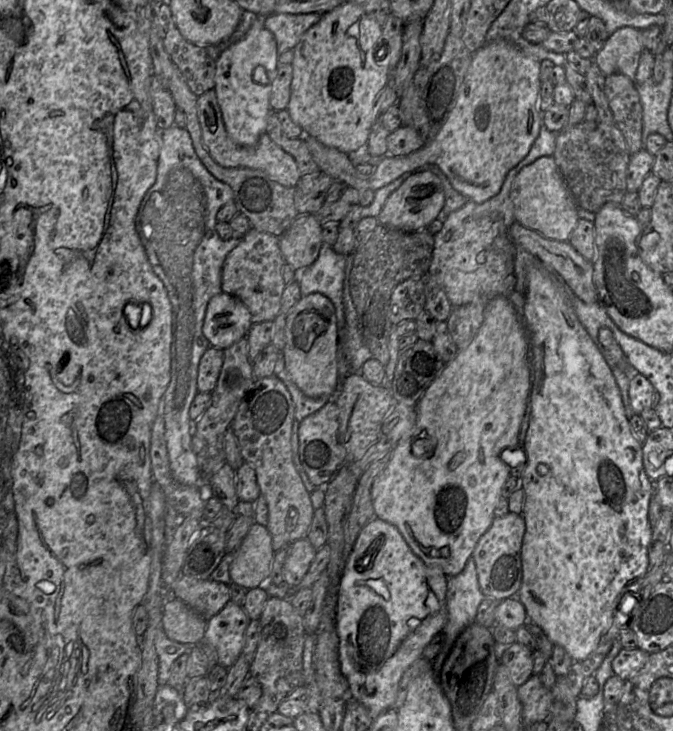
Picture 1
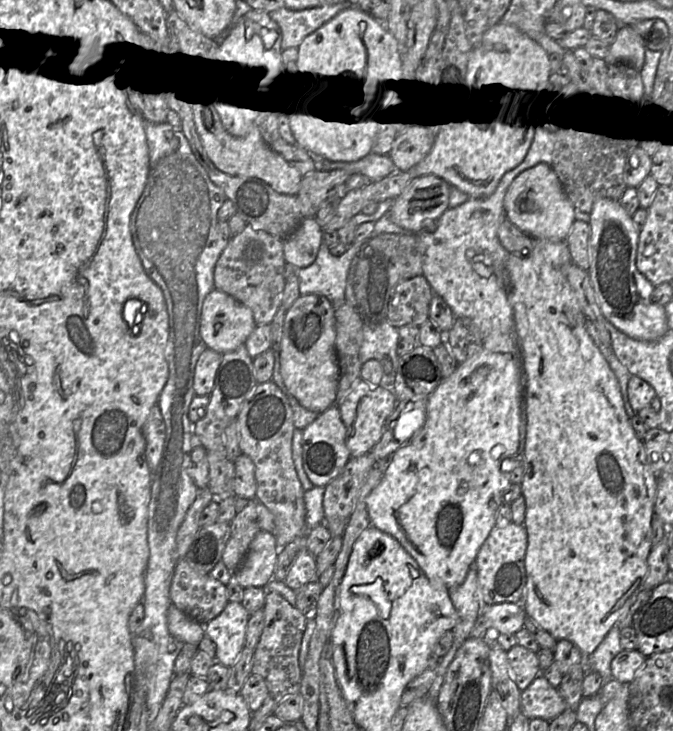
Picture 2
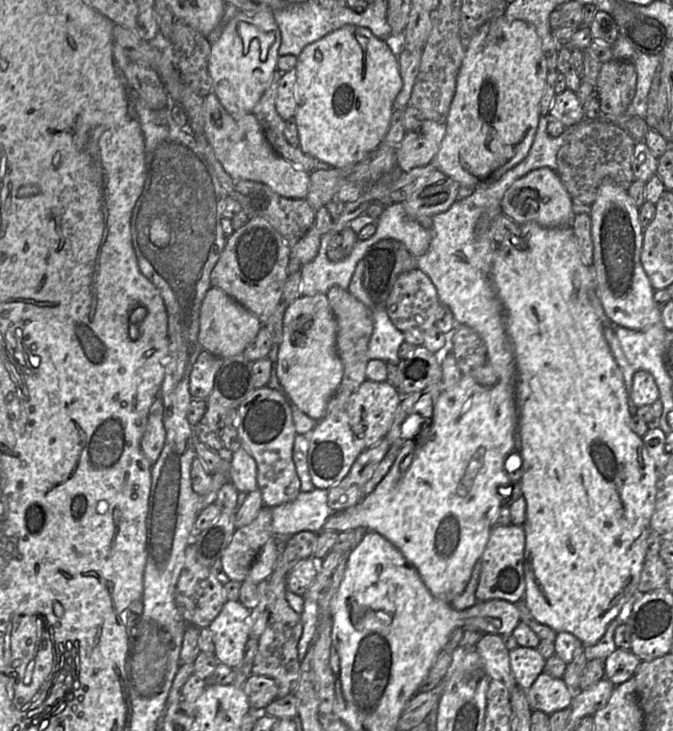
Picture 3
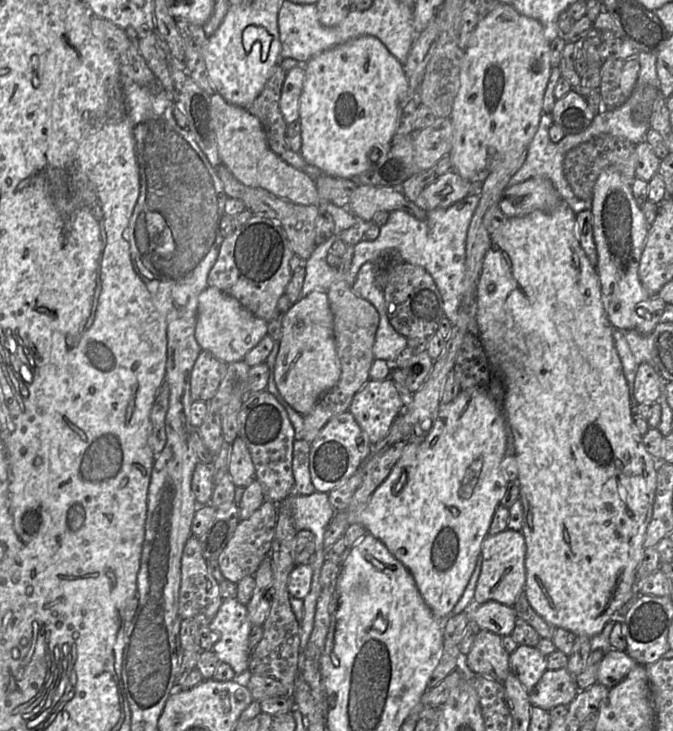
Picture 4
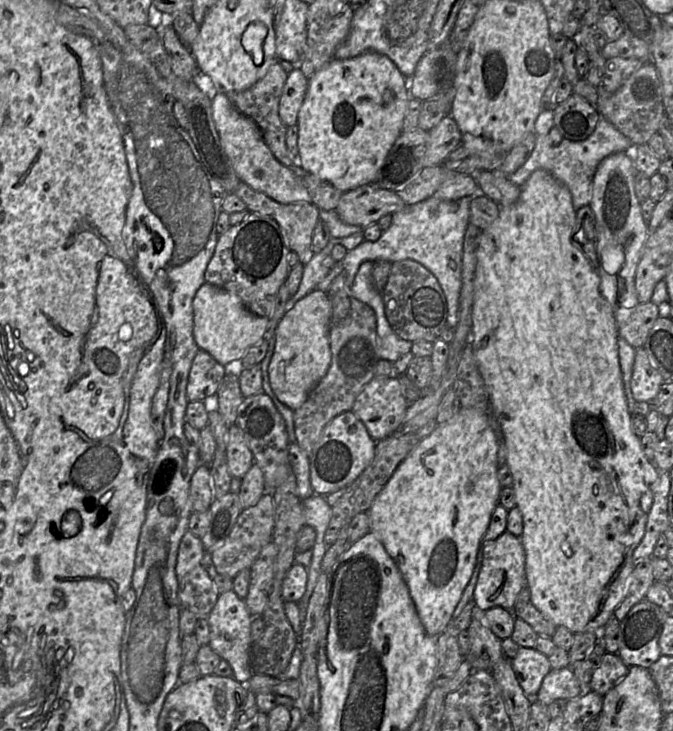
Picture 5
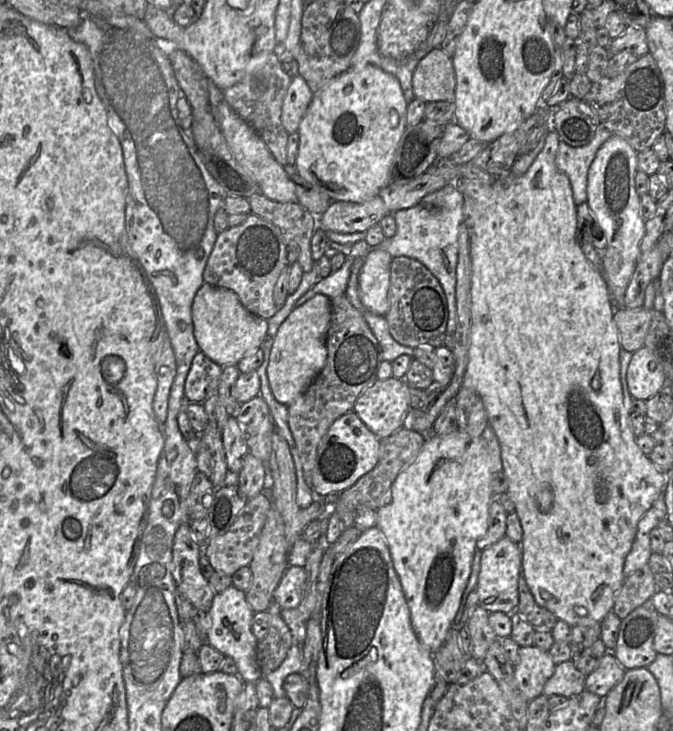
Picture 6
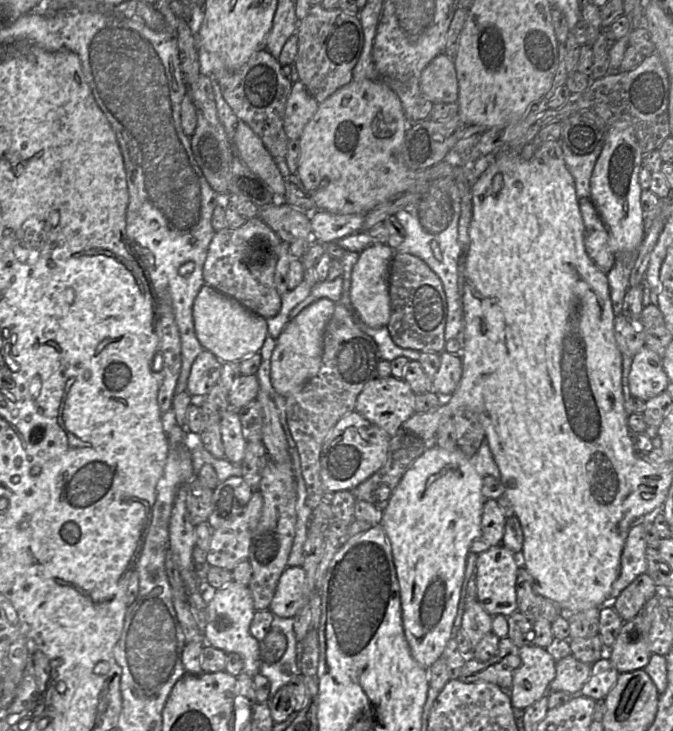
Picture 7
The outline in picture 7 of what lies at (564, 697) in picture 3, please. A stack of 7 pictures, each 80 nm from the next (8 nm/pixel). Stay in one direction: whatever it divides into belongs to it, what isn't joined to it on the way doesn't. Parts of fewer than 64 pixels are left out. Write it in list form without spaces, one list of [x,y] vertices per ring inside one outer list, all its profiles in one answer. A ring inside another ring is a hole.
[[[569,655],[556,662],[556,676],[550,683],[550,691],[579,695],[591,675],[591,666]]]

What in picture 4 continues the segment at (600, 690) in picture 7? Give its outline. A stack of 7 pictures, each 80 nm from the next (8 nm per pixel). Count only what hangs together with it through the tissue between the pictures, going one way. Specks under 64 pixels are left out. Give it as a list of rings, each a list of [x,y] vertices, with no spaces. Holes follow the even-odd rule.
[[[610,649],[605,653],[597,675],[597,683],[611,689],[619,684],[637,662],[626,651]]]

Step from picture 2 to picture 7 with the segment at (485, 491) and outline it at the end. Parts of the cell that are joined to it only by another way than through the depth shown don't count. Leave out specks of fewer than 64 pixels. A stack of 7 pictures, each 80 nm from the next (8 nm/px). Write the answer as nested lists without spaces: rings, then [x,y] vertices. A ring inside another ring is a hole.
[[[438,445],[426,449],[410,468],[405,472],[402,479],[393,491],[387,507],[382,511],[381,525],[383,526],[391,546],[392,558],[399,583],[401,600],[402,624],[405,639],[414,660],[422,667],[429,669],[442,655],[447,642],[453,637],[453,623],[457,614],[461,587],[465,576],[467,556],[470,553],[472,542],[481,533],[481,519],[483,505],[487,500],[482,494],[483,477],[478,474],[474,465],[474,457],[469,457],[460,448],[446,450]]]

